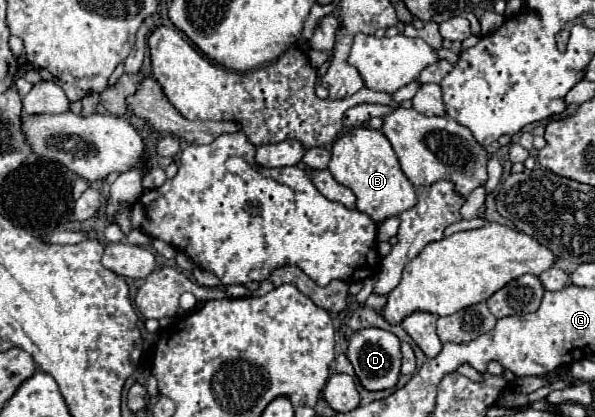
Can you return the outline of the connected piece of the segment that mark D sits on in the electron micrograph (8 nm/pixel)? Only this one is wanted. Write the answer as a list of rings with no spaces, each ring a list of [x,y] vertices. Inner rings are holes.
[[[363,328],[349,338],[347,356],[355,368],[359,382],[367,390],[385,390],[385,388],[393,388],[397,384],[399,368],[401,368],[401,350],[399,348],[401,348],[399,338],[381,328]]]

